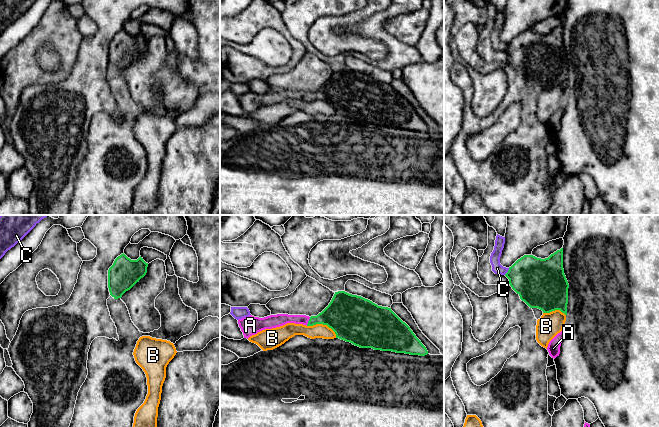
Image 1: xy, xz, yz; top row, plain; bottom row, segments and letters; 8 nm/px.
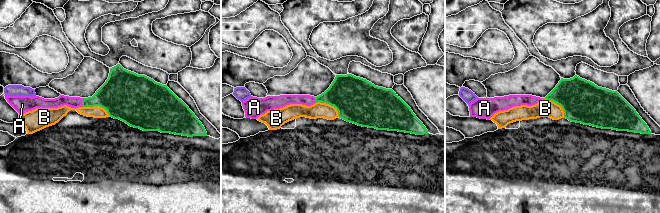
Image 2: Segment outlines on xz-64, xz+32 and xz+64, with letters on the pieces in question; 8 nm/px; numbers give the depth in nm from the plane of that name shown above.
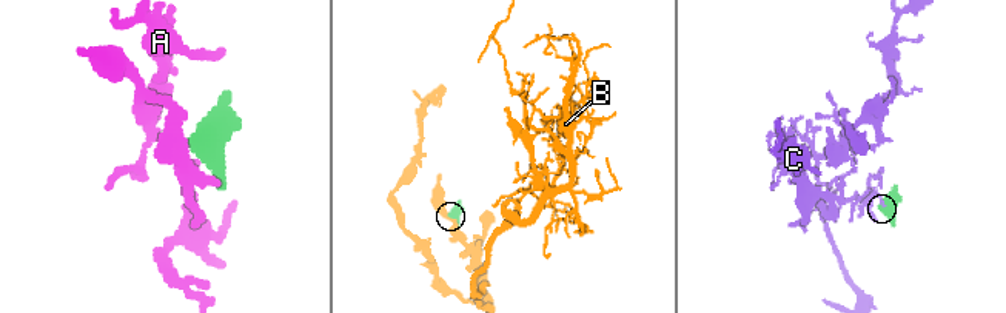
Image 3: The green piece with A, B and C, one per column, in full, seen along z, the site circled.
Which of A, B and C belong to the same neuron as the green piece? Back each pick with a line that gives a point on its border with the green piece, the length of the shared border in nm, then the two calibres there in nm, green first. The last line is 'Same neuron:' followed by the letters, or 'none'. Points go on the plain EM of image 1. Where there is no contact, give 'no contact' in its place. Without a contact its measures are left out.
A: xz (308, 97) | 80 nm | 240/100 nm
Same neuron: A

